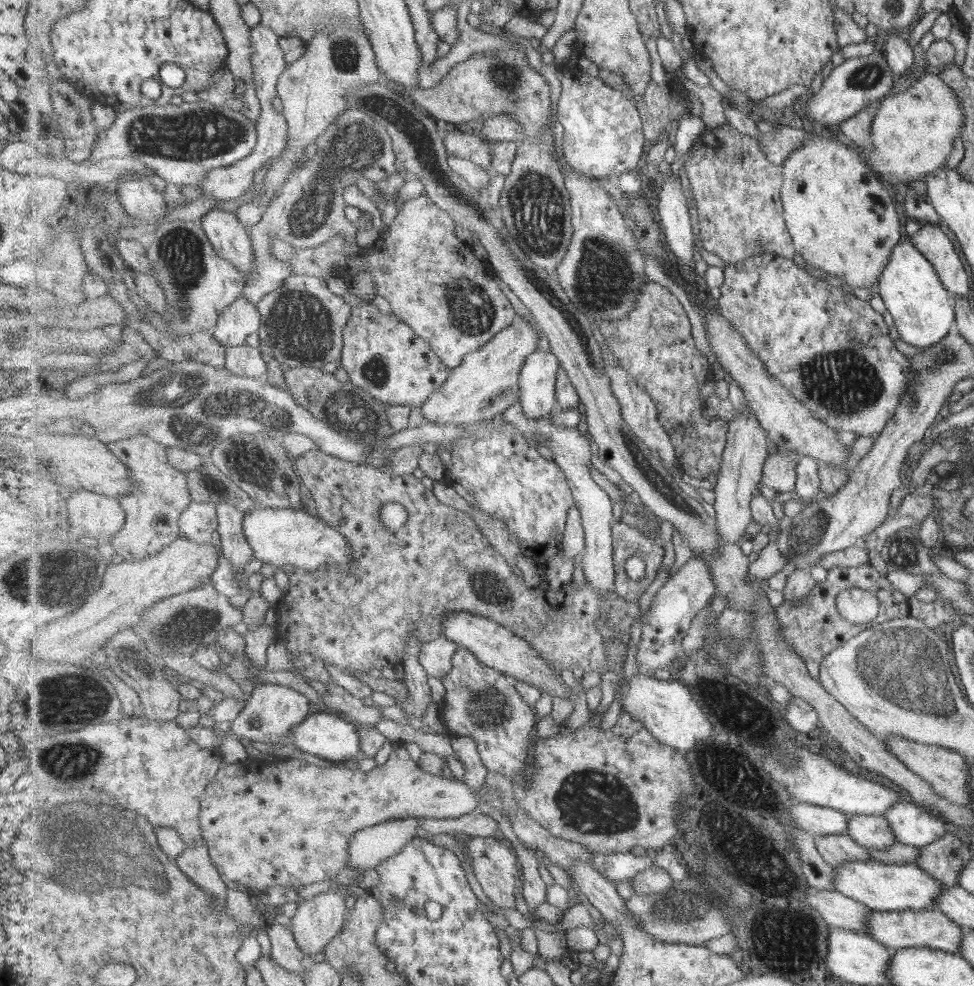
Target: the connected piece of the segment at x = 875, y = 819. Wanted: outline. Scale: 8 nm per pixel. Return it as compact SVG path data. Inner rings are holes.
M852 815L849 819L849 831L861 846L865 848L883 849L895 843L891 834L891 826L881 815Z

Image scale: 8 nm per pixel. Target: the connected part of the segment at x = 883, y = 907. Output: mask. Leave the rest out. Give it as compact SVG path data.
M857 859L835 867L835 888L841 894L869 906L873 911L887 912L905 909L930 909L940 898L945 886L924 869L913 863L881 864Z

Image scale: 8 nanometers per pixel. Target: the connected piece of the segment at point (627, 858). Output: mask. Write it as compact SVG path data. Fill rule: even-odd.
M659 849L647 850L644 856L634 856L630 852L598 853L593 857L593 864L611 883L617 883L623 879L633 879L639 872L655 866L657 853Z

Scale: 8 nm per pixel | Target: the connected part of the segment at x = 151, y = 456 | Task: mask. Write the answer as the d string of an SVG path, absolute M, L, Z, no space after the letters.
M138 435L117 442L110 442L107 444L107 448L113 450L113 453L117 454L117 458L129 466L129 469L133 471L133 479L135 479L130 491L131 494L123 498L123 508L127 512L127 524L121 532L117 532L117 536L109 538L111 547L116 552L115 555L120 555L121 558L133 562L162 551L181 536L179 518L181 518L183 510L191 504L192 494L187 484L186 473L173 468L167 462L167 450L165 450L166 447L163 444L155 442L147 436Z

